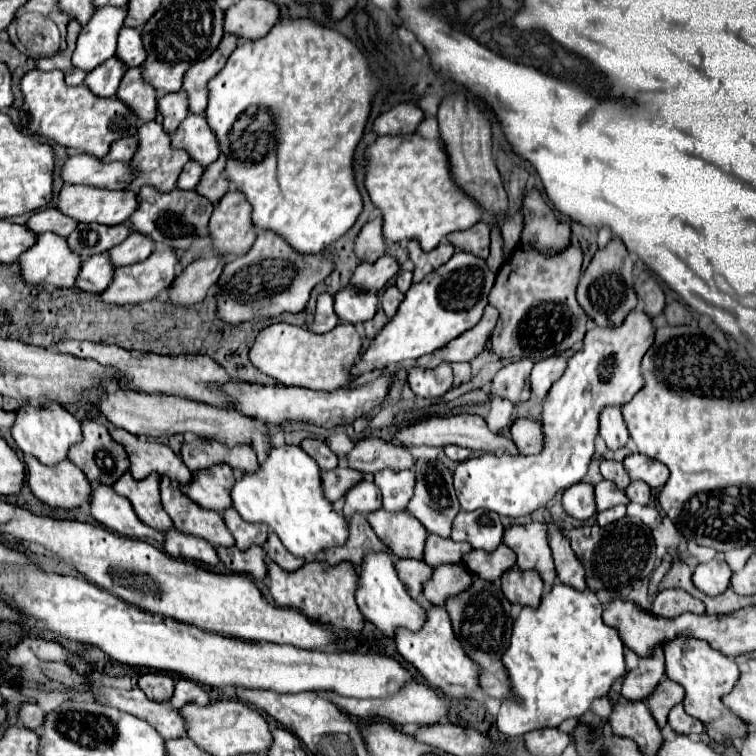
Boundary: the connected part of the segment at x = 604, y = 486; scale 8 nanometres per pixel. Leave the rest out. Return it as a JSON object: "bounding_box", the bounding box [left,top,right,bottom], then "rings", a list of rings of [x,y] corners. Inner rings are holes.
{"bounding_box":[595,480,629,512],"rings":[[[603,480],[595,486],[595,506],[597,506],[597,512],[603,512],[607,508],[613,508],[617,504],[629,504],[629,498],[609,480]]]}

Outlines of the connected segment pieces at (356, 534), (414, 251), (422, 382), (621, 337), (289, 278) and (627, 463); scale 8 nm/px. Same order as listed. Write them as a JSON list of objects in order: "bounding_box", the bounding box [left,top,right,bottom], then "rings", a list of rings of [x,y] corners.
[{"bounding_box":[325,516,389,566],"rings":[[[365,516],[349,518],[349,532],[351,532],[351,536],[349,536],[349,542],[345,546],[325,550],[325,558],[331,566],[341,564],[341,562],[351,562],[355,566],[361,566],[365,554],[369,554],[369,552],[389,552],[389,548],[371,530]]]},{"bounding_box":[407,240,455,282],"rings":[[[411,240],[407,244],[407,252],[409,252],[411,262],[415,264],[415,268],[413,268],[413,282],[421,282],[429,272],[433,272],[435,268],[439,268],[441,264],[445,264],[455,254],[455,248],[447,240],[441,240],[435,250],[423,252],[417,246],[417,242]]]},{"bounding_box":[409,364,453,398],"rings":[[[441,364],[433,370],[409,370],[409,386],[415,392],[415,396],[421,398],[435,398],[443,396],[453,384],[453,372],[449,364]]]},{"bounding_box":[453,310,655,516],"rings":[[[633,310],[625,322],[617,328],[595,328],[585,334],[581,350],[577,350],[563,372],[563,376],[551,386],[547,400],[543,404],[543,416],[541,416],[541,428],[543,428],[543,450],[535,456],[497,456],[497,454],[481,454],[475,458],[469,458],[461,462],[455,468],[453,480],[455,490],[461,502],[463,510],[493,510],[501,516],[527,516],[539,508],[543,508],[559,490],[565,490],[587,474],[591,458],[595,454],[595,436],[599,432],[599,414],[605,406],[623,406],[627,404],[633,394],[643,386],[643,378],[639,372],[639,362],[645,354],[645,350],[653,344],[655,328],[651,324],[651,318],[647,318],[645,312]]]},{"bounding_box":[217,230,333,324],"rings":[[[259,230],[251,250],[227,262],[217,280],[217,318],[229,324],[241,324],[257,318],[277,318],[285,312],[297,314],[305,310],[311,290],[331,274],[331,268],[333,264],[323,252],[317,256],[297,254],[277,234]]]},{"bounding_box":[623,452,669,488],"rings":[[[639,452],[629,454],[623,460],[623,466],[631,480],[643,480],[651,488],[661,488],[669,480],[669,470],[661,462],[649,458],[645,454],[639,454]]]}]

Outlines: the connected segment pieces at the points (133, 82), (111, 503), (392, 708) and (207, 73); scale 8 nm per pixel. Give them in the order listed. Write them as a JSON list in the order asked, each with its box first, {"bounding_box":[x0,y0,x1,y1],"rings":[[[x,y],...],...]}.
[{"bounding_box":[115,68,157,122],"rings":[[[141,68],[125,72],[115,96],[123,104],[127,104],[139,116],[141,122],[149,122],[157,116],[157,92],[153,92],[153,88],[143,82]]]},{"bounding_box":[91,486,165,544],"rings":[[[95,486],[93,496],[91,496],[91,516],[101,522],[105,528],[119,530],[119,534],[129,536],[129,538],[151,538],[157,540],[159,544],[165,542],[165,536],[159,530],[153,530],[145,526],[131,502],[121,498],[111,486]]]},{"bounding_box":[325,680,447,726],"rings":[[[415,680],[403,684],[401,690],[395,696],[389,696],[389,698],[359,700],[359,698],[339,696],[335,692],[325,692],[325,696],[351,716],[357,716],[357,718],[387,718],[397,726],[403,726],[403,724],[419,724],[419,726],[423,726],[423,724],[441,722],[447,716],[447,698],[437,694],[433,688],[429,688],[425,684],[417,684]]]},{"bounding_box":[181,34,239,114],"rings":[[[225,34],[221,44],[217,46],[217,50],[207,60],[197,62],[195,66],[191,66],[185,72],[181,90],[187,94],[191,114],[203,114],[203,110],[207,106],[207,90],[205,90],[205,86],[207,86],[209,78],[213,78],[217,72],[221,72],[221,68],[225,66],[229,54],[235,50],[237,42],[239,42],[239,38],[231,38],[231,34]]]}]

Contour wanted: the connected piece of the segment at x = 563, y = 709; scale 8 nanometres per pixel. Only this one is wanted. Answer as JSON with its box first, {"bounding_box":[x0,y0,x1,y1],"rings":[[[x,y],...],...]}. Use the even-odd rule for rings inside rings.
{"bounding_box":[497,584,627,736],"rings":[[[555,584],[553,590],[541,600],[539,608],[523,608],[523,610],[521,610],[521,614],[519,614],[515,626],[513,626],[511,646],[509,646],[507,652],[503,654],[503,664],[505,664],[507,672],[509,672],[511,686],[513,686],[513,694],[519,696],[521,702],[505,700],[505,702],[501,704],[501,710],[499,710],[499,714],[497,714],[497,728],[499,728],[499,732],[503,732],[505,736],[523,736],[523,734],[527,734],[527,732],[531,732],[531,730],[539,730],[539,728],[557,728],[563,720],[583,716],[583,714],[591,708],[591,704],[593,704],[595,698],[607,696],[609,690],[611,690],[611,686],[613,686],[613,682],[619,680],[621,676],[625,676],[625,672],[627,672],[627,668],[625,668],[625,656],[623,656],[623,654],[625,654],[625,644],[621,642],[617,630],[613,630],[611,626],[607,626],[607,624],[603,622],[601,612],[603,612],[603,606],[601,606],[601,602],[597,600],[597,596],[595,596],[593,592],[589,592],[589,590],[579,592],[579,590],[573,590],[571,586],[565,586],[565,584]]]}

